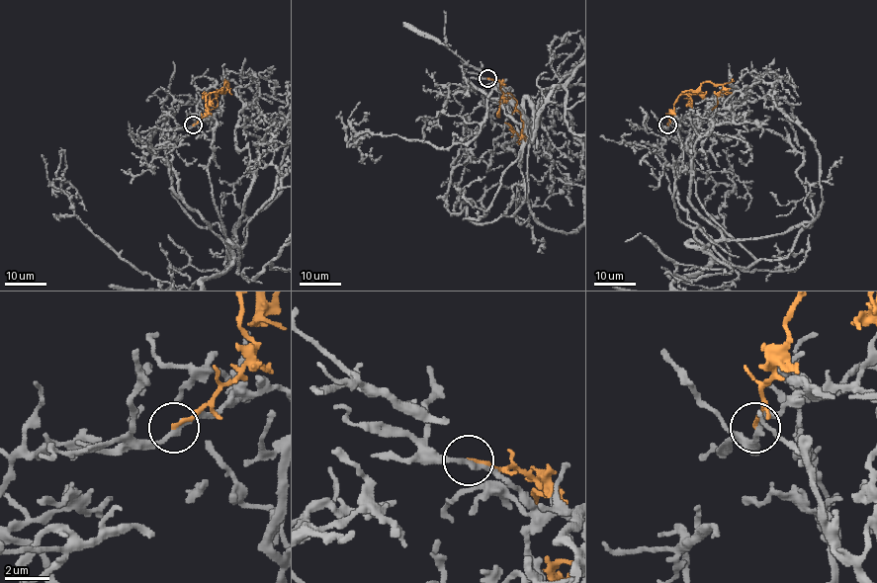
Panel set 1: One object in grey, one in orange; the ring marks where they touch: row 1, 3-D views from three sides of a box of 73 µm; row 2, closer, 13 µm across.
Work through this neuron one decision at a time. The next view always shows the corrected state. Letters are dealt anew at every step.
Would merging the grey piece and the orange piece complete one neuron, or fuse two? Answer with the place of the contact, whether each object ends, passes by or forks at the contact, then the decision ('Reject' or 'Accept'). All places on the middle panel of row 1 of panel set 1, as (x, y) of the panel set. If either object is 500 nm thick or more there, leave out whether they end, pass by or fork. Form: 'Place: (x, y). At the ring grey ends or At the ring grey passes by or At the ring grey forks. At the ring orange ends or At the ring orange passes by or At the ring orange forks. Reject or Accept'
Place: (487, 78). At the ring grey passes by. At the ring orange ends. Reject

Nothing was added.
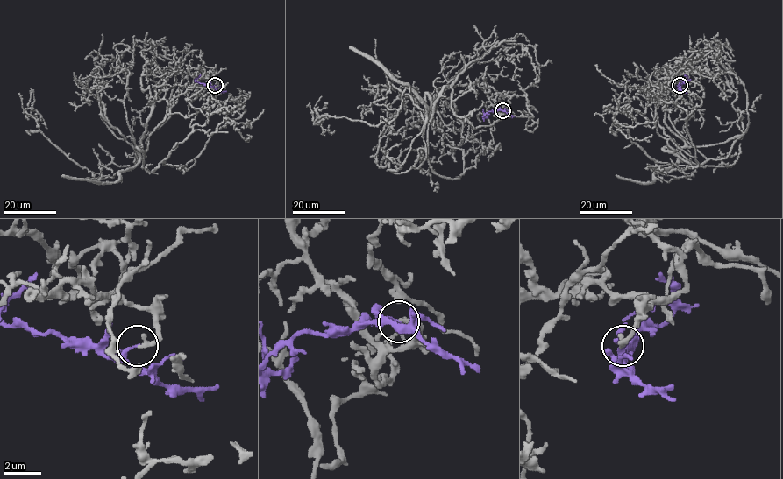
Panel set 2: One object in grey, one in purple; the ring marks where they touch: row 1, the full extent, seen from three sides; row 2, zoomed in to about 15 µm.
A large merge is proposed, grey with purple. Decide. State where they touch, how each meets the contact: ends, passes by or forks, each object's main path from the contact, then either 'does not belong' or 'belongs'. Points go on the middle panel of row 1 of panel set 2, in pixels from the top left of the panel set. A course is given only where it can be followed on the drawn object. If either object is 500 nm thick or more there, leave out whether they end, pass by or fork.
place (502, 110); grey ends; purple ends; course grey (503, 109), (449, 85), (430, 121), (445, 86), (474, 128), (530, 117), (503, 96), (516, 91); course purple (503, 109), (487, 112), (482, 116), (482, 109); belongs

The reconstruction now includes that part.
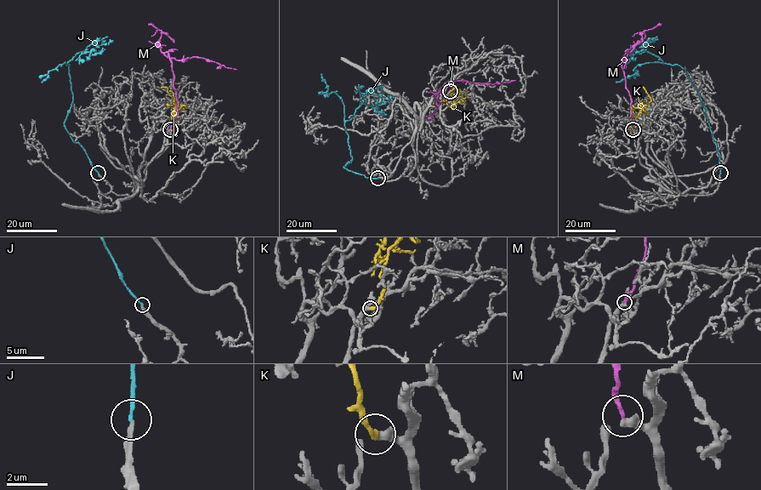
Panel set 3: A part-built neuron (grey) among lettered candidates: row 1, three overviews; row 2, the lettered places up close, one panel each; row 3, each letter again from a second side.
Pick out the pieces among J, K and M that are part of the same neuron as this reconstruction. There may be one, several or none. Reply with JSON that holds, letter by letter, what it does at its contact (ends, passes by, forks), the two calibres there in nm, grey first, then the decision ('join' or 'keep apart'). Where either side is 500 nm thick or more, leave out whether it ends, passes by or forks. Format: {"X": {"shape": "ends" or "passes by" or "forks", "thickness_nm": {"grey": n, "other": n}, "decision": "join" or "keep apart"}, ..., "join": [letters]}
{"J": {"shape": "ends", "thickness_nm": {"grey": 200, "other": 150}, "decision": "keep apart"}, "K": {"shape": "ends", "thickness_nm": {"grey": 320, "other": 280}, "decision": "join"}, "M": {"shape": "ends", "thickness_nm": {"grey": 360, "other": 240}, "decision": "keep apart"}, "join": ["K"]}

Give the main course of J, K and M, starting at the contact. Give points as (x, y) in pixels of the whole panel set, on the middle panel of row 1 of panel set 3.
J: (377, 178), (343, 167), (352, 159), (344, 122), (362, 104), (375, 106), (390, 99), (388, 96)
K: (450, 91), (455, 89), (451, 94), (455, 106), (452, 109), (445, 101), (440, 101)
M: (450, 91), (457, 89), (451, 80), (485, 84), (515, 80)

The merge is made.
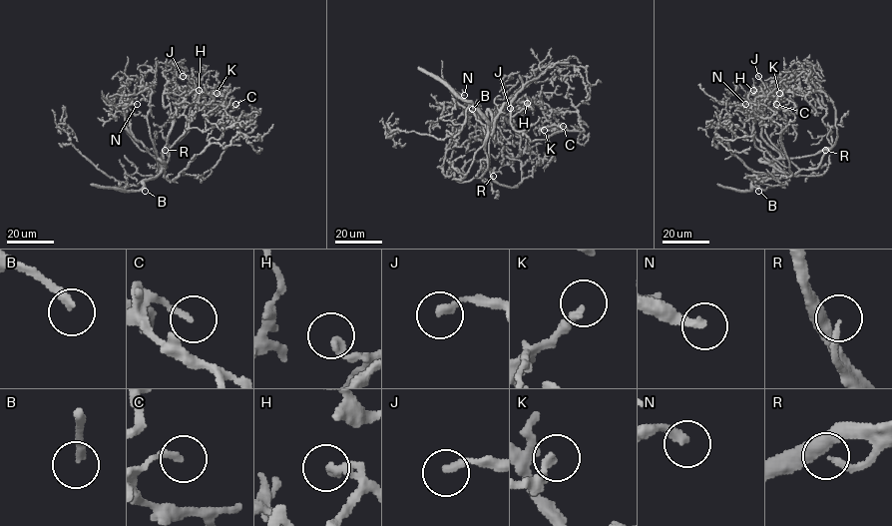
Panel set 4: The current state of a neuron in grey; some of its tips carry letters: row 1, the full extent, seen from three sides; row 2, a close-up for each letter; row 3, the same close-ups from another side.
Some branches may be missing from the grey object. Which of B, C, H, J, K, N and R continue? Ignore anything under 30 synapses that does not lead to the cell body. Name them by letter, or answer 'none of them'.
B, N, R

